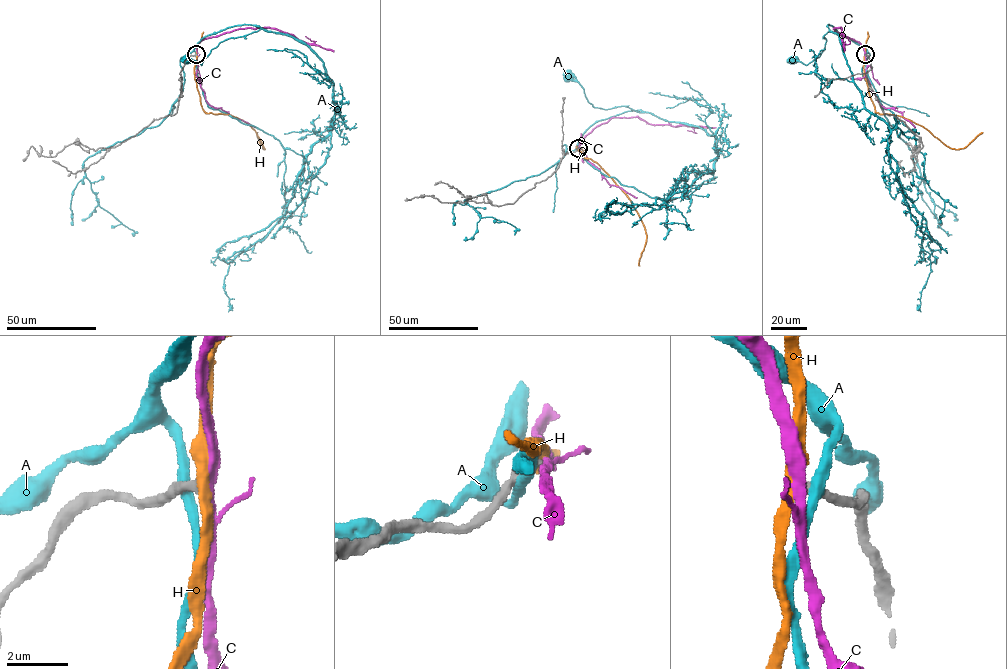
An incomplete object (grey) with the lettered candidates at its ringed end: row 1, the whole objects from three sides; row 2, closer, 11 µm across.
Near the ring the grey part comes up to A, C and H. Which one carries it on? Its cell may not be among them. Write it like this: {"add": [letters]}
{"add": ["C"]}

